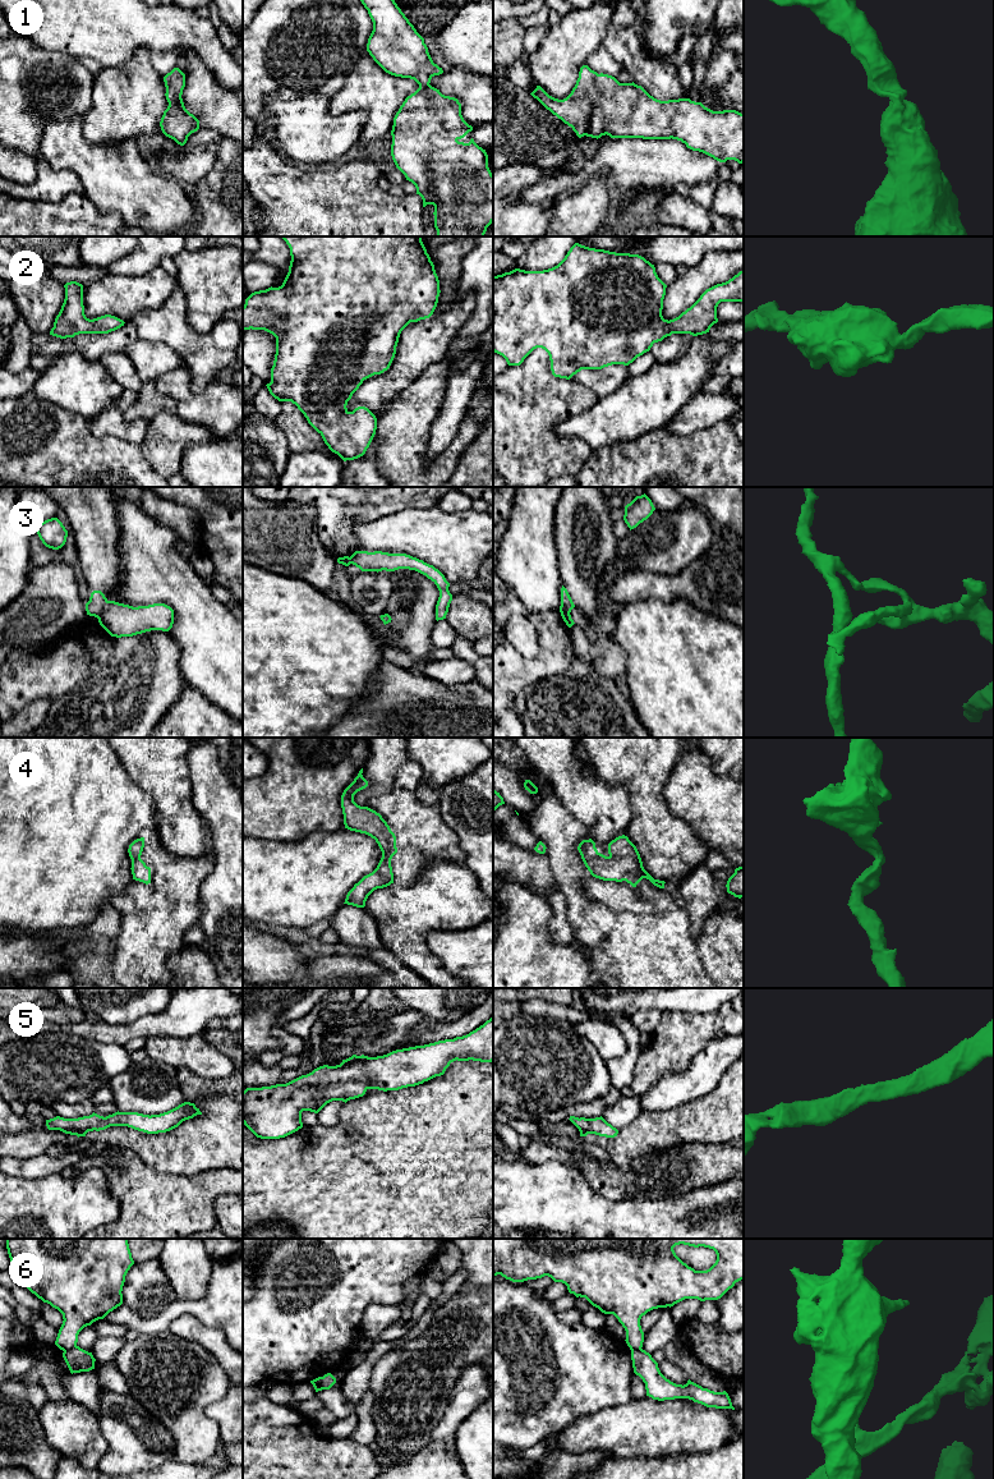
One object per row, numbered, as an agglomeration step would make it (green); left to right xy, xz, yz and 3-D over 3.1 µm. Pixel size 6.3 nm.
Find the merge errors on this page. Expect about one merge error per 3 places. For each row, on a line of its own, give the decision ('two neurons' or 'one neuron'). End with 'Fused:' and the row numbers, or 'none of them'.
1: one neuron
2: one neuron
3: two neurons
4: one neuron
5: one neuron
6: two neurons
Fused: 3, 6

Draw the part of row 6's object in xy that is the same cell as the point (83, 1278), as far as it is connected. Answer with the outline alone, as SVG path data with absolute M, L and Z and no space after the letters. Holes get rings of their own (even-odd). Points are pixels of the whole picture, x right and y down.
M6 1239L10 1269L43 1303L63 1314L55 1345L69 1351L79 1332L123 1304L125 1276L134 1264L128 1239Z

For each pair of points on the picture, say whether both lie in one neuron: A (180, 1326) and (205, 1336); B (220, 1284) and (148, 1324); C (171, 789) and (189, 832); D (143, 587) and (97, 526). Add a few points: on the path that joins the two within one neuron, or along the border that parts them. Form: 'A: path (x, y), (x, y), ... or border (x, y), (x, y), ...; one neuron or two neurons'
A: path (187, 1327), (198, 1332); one neuron
B: path (205, 1303), (201, 1307), (179, 1307), (168, 1316); one neuron
C: path (173, 799), (175, 816), (179, 822); one neuron
D: border (118, 523), (119, 575), (115, 583); two neurons

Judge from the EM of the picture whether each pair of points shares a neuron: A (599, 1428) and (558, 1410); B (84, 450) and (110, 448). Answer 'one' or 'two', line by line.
A: two
B: one

